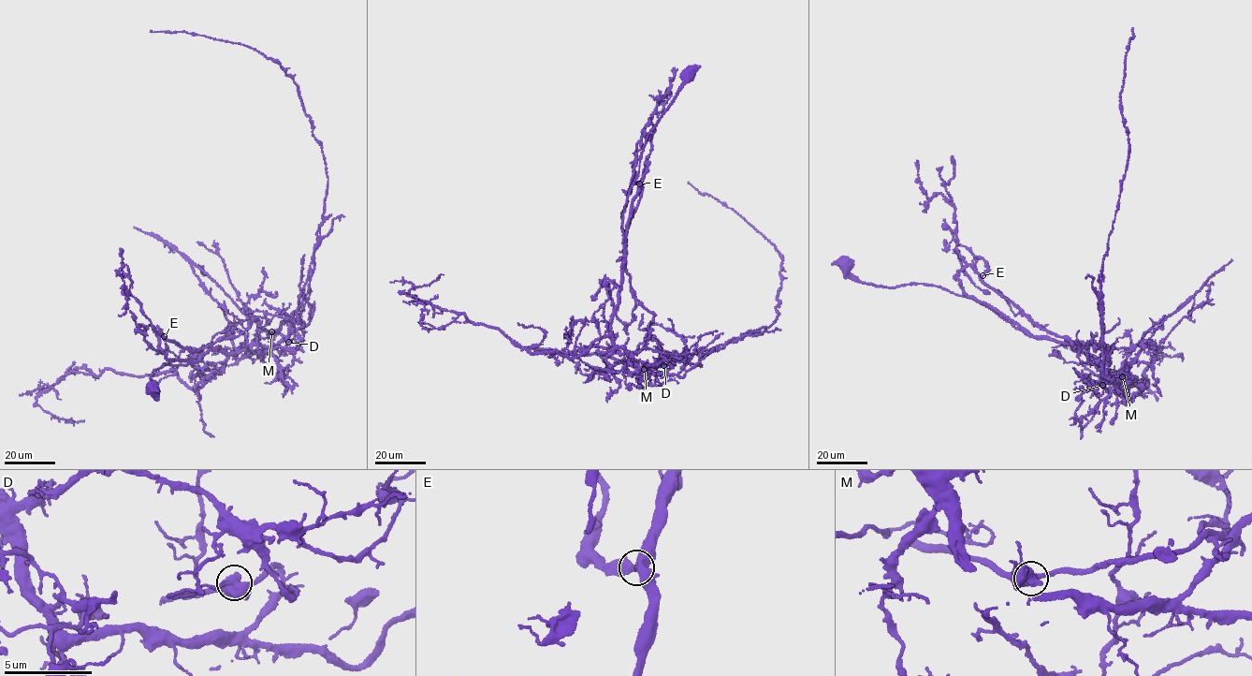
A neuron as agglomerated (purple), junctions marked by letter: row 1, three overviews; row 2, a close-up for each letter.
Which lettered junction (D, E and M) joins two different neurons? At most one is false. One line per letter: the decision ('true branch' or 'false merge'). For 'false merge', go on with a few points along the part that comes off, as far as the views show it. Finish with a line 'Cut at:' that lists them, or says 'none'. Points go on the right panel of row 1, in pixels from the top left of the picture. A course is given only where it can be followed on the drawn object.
D: false merge; course (1102, 385), (1108, 362), (1101, 339), (1100, 281), (1128, 162), (1120, 95), (1132, 28)
E: true branch
M: true branch
Cut at: D

